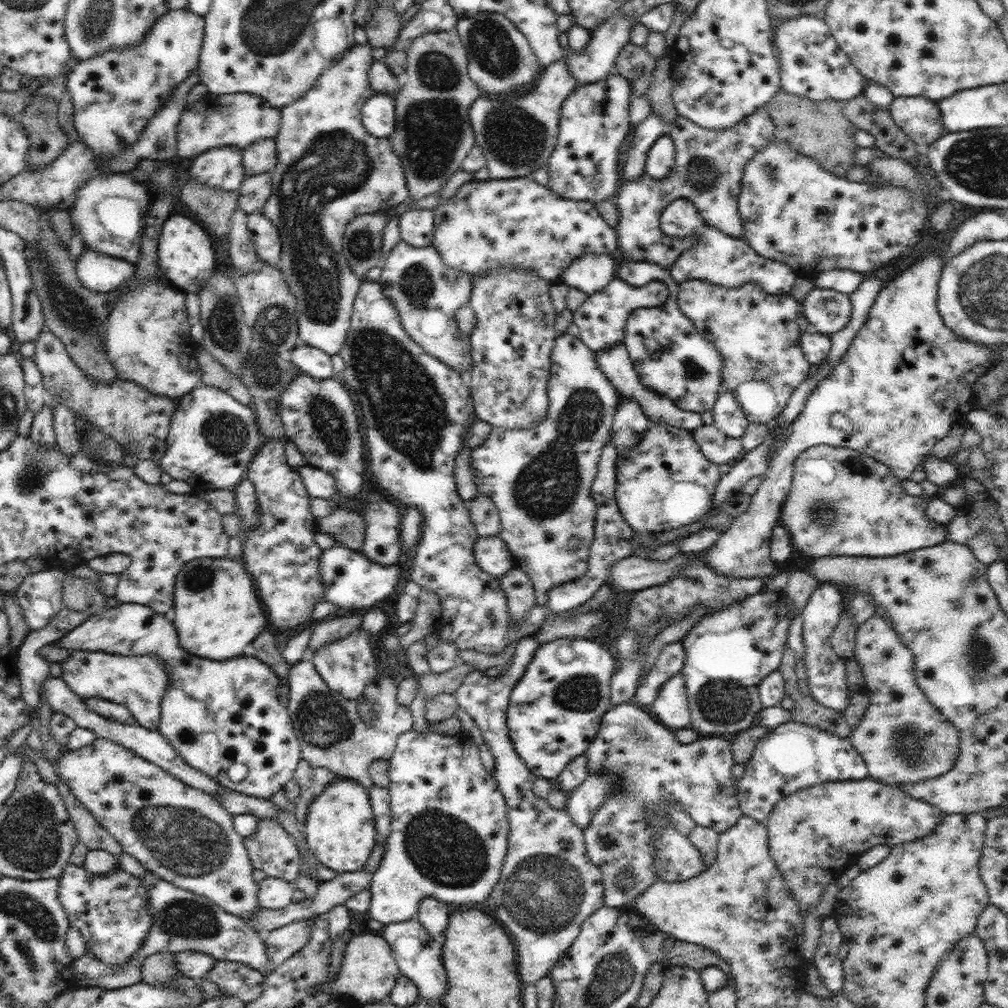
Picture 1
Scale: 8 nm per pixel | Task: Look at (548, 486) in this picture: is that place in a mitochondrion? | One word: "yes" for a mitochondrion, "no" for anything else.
yes

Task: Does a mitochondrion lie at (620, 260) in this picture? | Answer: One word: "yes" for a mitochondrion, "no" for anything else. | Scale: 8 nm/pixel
no

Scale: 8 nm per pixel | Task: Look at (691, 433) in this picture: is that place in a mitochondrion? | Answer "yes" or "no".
no

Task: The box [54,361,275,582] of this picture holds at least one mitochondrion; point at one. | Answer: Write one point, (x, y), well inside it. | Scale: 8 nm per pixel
(224, 432)

